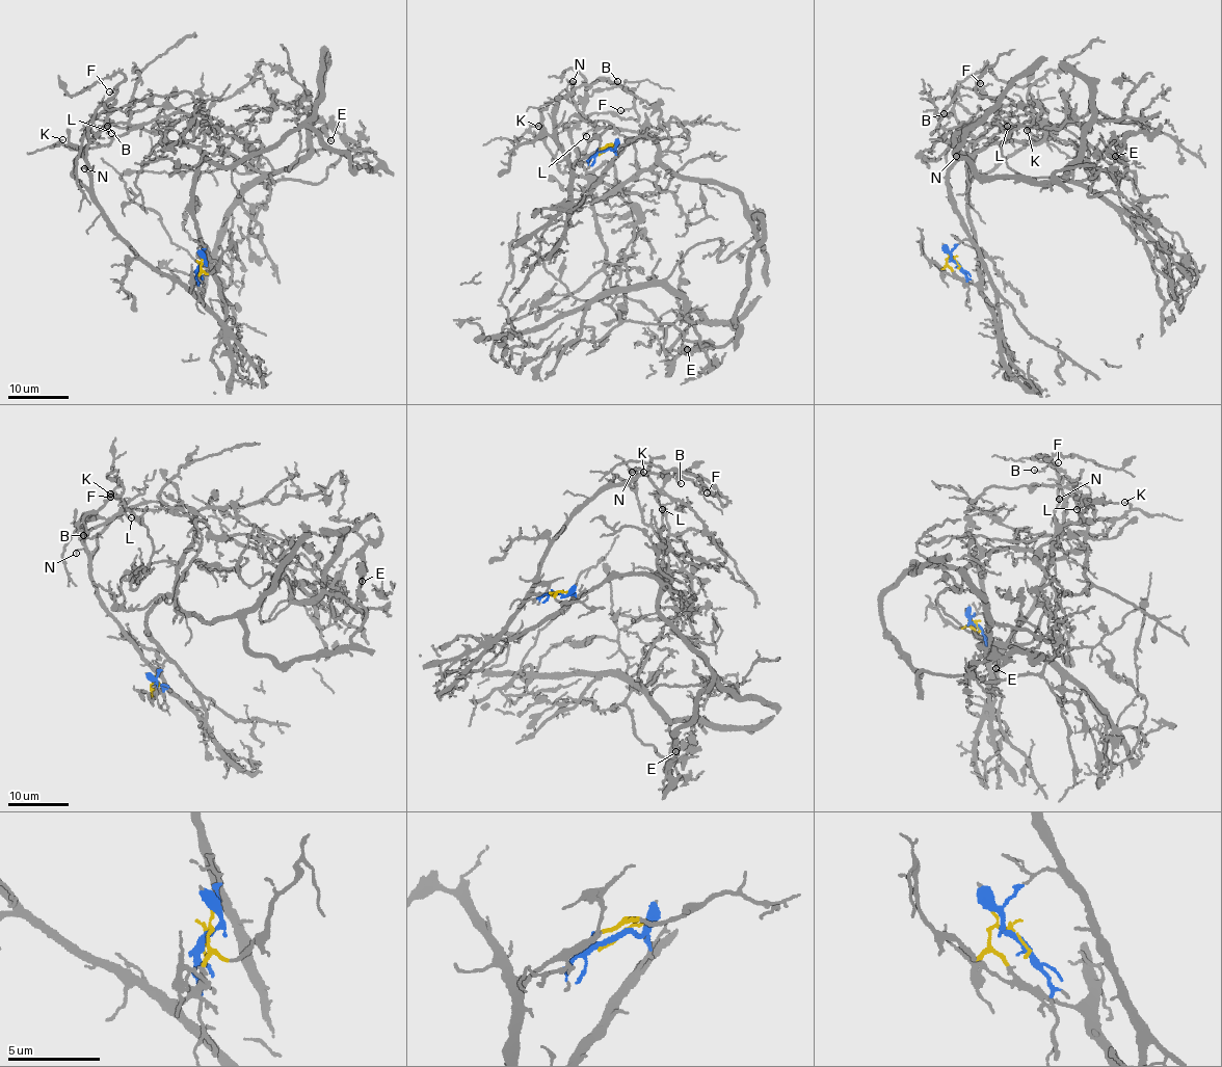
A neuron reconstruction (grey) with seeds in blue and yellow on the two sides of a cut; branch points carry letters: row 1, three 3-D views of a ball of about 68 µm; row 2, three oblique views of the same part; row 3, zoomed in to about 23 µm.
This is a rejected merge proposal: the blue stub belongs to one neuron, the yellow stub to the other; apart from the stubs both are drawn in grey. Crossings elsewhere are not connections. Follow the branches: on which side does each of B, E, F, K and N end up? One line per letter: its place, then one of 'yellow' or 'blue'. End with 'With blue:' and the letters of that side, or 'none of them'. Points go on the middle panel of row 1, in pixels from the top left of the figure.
B: (617, 81) | yellow
E: (687, 349) | blue
F: (620, 110) | yellow
K: (538, 126) | yellow
N: (573, 81) | yellow
With blue: E

